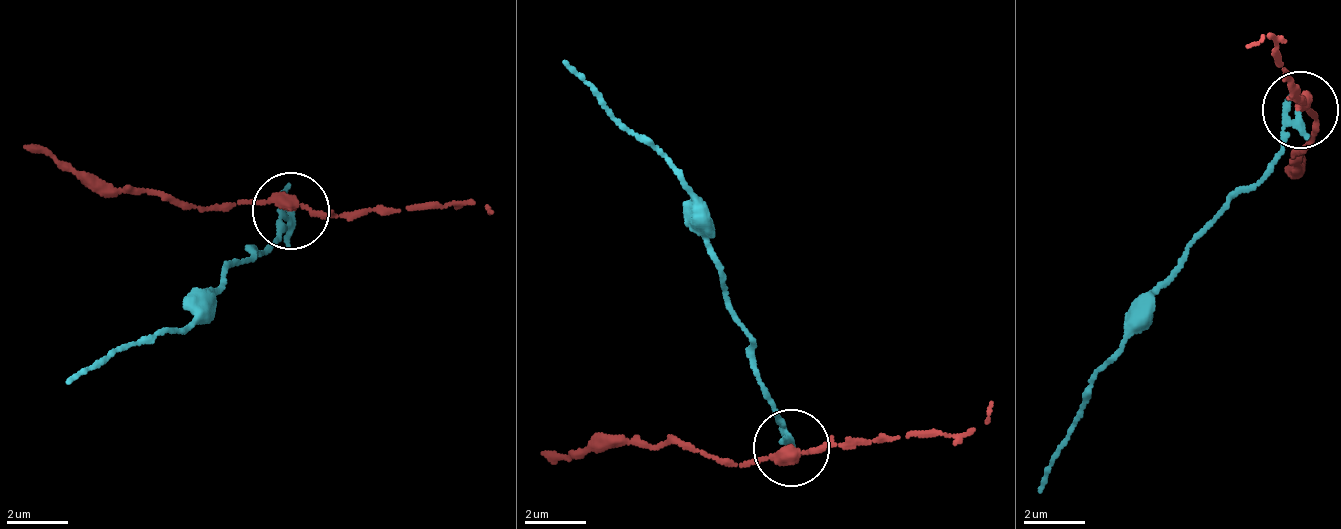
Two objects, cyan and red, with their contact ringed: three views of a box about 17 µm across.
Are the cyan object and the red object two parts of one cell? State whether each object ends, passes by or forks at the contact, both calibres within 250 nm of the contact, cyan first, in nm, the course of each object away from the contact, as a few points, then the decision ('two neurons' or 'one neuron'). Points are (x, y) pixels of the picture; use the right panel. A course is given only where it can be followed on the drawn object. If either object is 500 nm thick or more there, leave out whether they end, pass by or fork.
cyan passes by; red passes by; calibres 170 and 320 nm; course cyan (1302, 112), (1287, 140), (1196, 242), (1136, 318), (1042, 492); course red (1302, 112), (1320, 127), (1310, 148), (1298, 145), (1301, 175), (1296, 165); two neurons

